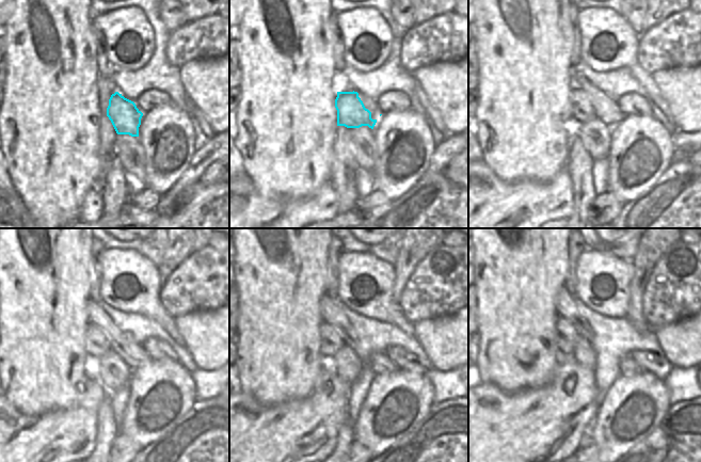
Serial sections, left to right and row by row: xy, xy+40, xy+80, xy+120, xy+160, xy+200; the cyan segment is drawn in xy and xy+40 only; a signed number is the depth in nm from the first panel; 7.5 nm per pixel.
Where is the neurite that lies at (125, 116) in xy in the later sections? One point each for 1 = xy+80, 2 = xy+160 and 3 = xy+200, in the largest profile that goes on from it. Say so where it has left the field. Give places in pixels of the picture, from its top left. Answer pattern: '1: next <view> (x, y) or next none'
1: next xy+80 (583, 110)
2: next xy+160 (331, 340)
3: next xy+200 (567, 336)

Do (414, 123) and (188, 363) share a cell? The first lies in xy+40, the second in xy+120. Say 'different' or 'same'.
different

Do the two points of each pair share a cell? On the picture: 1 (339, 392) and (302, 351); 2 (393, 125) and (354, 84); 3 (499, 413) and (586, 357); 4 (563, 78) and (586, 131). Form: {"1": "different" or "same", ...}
{"1": "different", "2": "different", "3": "different", "4": "different"}

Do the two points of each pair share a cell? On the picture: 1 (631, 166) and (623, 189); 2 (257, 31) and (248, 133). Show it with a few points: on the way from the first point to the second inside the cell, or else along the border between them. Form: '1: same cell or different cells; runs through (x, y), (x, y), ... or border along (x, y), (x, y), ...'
1: same cell; runs through (624, 173), (619, 174), (621, 182)
2: same cell; runs through (257, 57), (257, 108)

